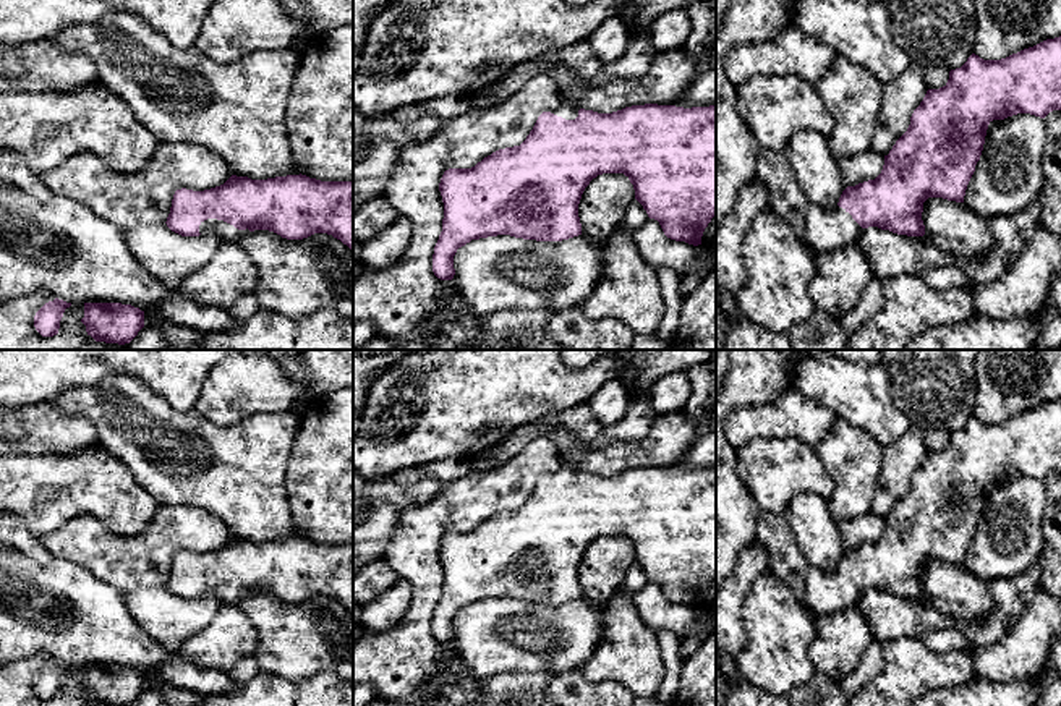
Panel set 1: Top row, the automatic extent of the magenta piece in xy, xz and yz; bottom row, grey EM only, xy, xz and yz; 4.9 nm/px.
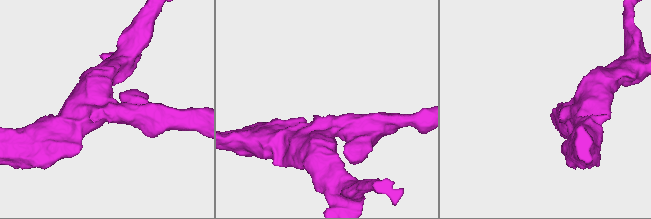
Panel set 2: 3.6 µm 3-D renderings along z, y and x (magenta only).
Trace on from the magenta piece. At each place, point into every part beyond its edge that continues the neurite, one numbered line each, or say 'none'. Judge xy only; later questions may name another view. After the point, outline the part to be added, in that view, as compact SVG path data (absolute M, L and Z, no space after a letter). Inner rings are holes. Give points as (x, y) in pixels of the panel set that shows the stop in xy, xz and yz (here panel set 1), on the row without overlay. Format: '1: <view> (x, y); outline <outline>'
1: xy (225, 595); outline M207 581L201 585L199 596L214 596L220 604L238 606L238 602L248 598L249 593L238 593L224 583Z

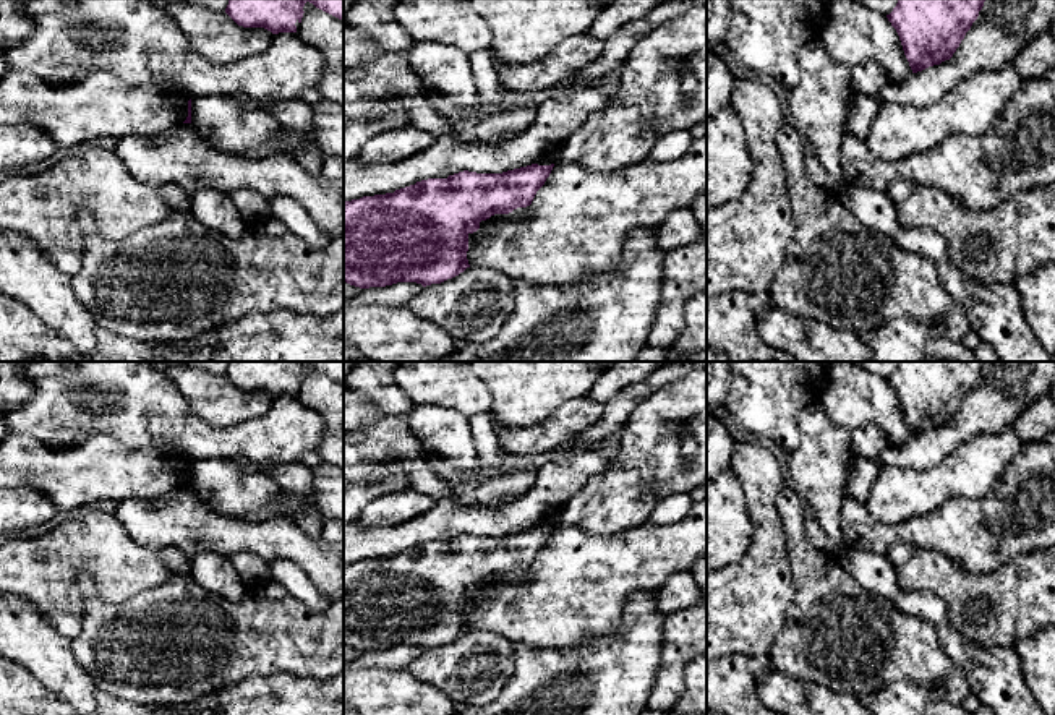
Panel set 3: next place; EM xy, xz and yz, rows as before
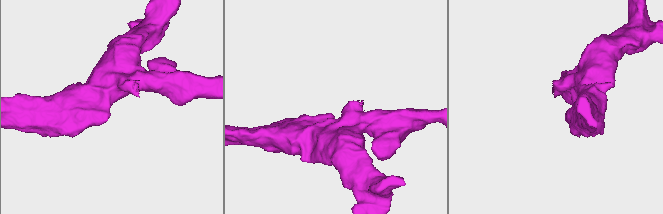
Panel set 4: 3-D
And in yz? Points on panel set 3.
none

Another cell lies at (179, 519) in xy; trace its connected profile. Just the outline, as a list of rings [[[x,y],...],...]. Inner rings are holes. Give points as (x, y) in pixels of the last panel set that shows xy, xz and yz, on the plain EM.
[[[182,486],[154,498],[128,498],[117,503],[115,517],[133,542],[146,550],[178,548],[190,558],[212,551],[227,558],[250,551],[267,563],[287,559],[298,566],[321,593],[326,603],[344,602],[344,543],[310,538],[288,517],[272,517],[263,522],[243,520],[211,511],[193,486]]]

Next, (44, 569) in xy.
[[[96,506],[83,517],[65,520],[41,537],[15,537],[0,545],[0,597],[16,595],[28,600],[68,639],[76,639],[83,629],[84,598],[78,587],[83,572],[91,574],[97,595],[107,603],[125,602],[173,576],[157,551],[133,542],[115,514]]]

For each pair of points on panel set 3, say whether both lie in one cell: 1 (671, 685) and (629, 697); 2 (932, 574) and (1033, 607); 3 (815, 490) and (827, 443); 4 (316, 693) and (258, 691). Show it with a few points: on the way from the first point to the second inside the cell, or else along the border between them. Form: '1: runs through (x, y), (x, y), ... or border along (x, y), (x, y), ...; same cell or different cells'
1: border along (660, 654), (657, 680), (647, 697); different cells
2: runs through (956, 587), (1008, 602); same cell
3: runs through (819, 479), (819, 466), (824, 454); same cell
4: runs through (302, 693), (273, 691); same cell

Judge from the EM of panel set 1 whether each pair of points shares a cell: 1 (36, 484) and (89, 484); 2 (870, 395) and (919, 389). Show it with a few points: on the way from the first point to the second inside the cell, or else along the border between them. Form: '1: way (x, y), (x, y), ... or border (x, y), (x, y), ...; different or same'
1: way (49, 484), (76, 484); same
2: border (885, 366), (890, 376), (890, 399), (911, 425); different

